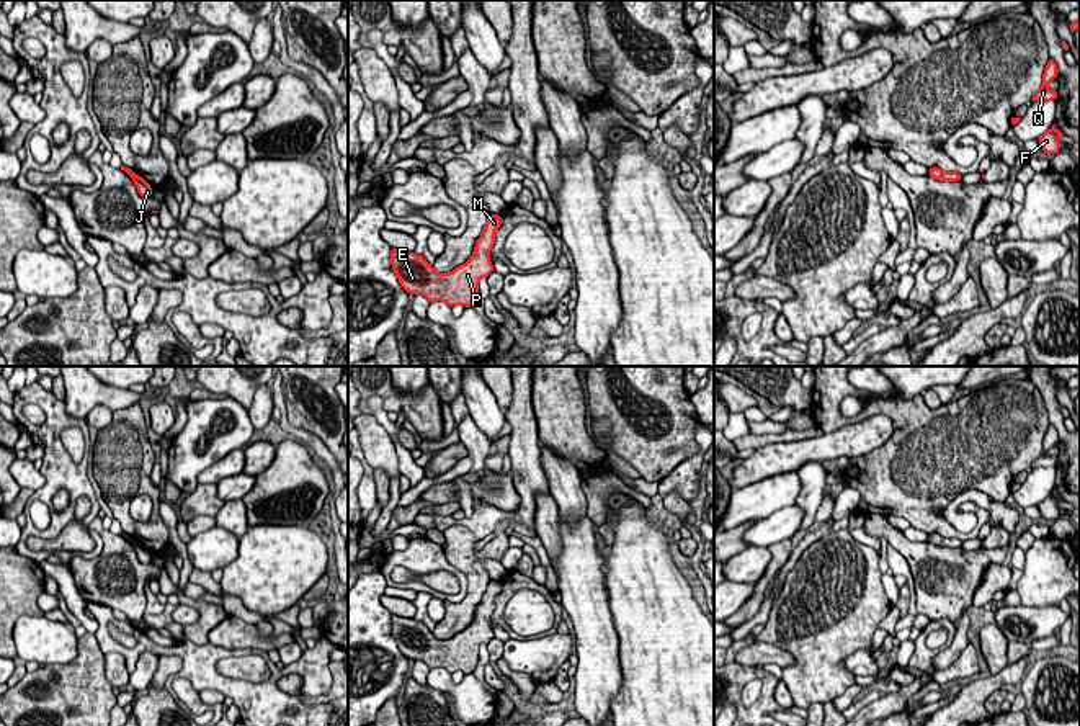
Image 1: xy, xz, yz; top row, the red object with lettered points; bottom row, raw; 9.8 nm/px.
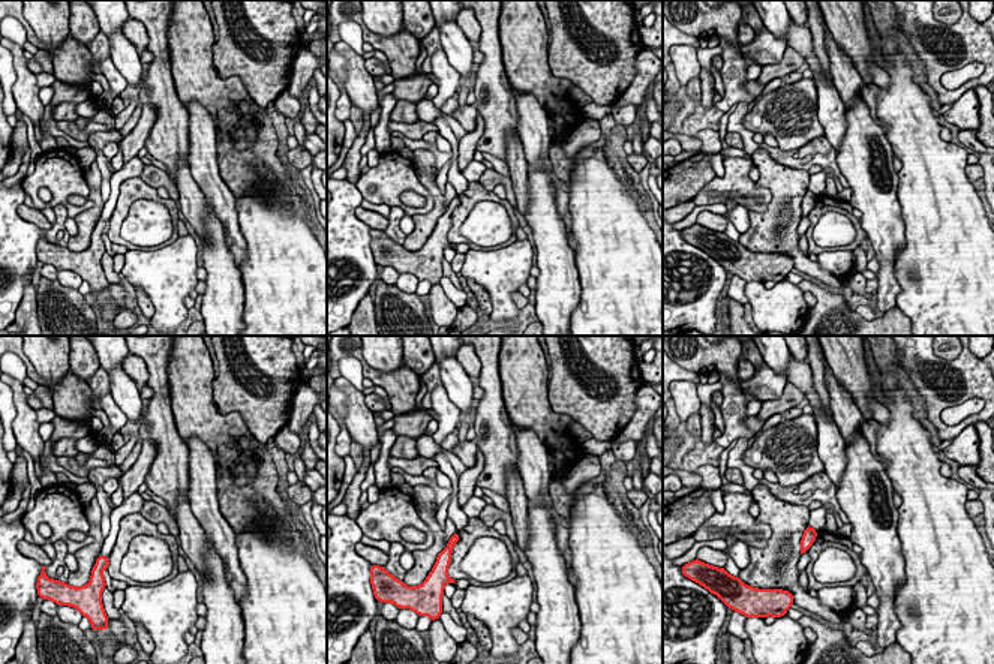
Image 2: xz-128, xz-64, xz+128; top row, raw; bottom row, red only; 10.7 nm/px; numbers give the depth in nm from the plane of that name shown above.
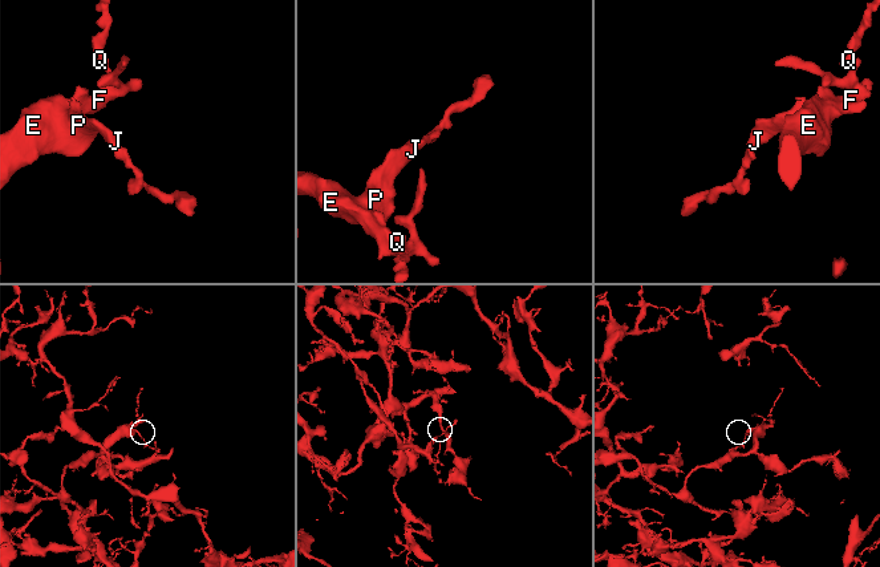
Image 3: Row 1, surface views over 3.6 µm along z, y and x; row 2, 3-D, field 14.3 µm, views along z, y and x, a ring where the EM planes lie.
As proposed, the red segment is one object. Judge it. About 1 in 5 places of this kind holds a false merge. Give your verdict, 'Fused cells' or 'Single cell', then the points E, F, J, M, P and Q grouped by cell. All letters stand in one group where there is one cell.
Single cell. Groups: E F J M P Q

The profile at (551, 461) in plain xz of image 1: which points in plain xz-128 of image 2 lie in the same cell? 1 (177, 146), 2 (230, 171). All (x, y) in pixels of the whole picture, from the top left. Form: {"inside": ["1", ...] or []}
{"inside": []}

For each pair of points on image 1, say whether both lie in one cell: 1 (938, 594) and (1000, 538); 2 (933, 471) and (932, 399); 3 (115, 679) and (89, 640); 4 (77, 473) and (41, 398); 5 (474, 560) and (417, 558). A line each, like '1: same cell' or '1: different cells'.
1: different cells
2: different cells
3: different cells
4: same cell
5: different cells

